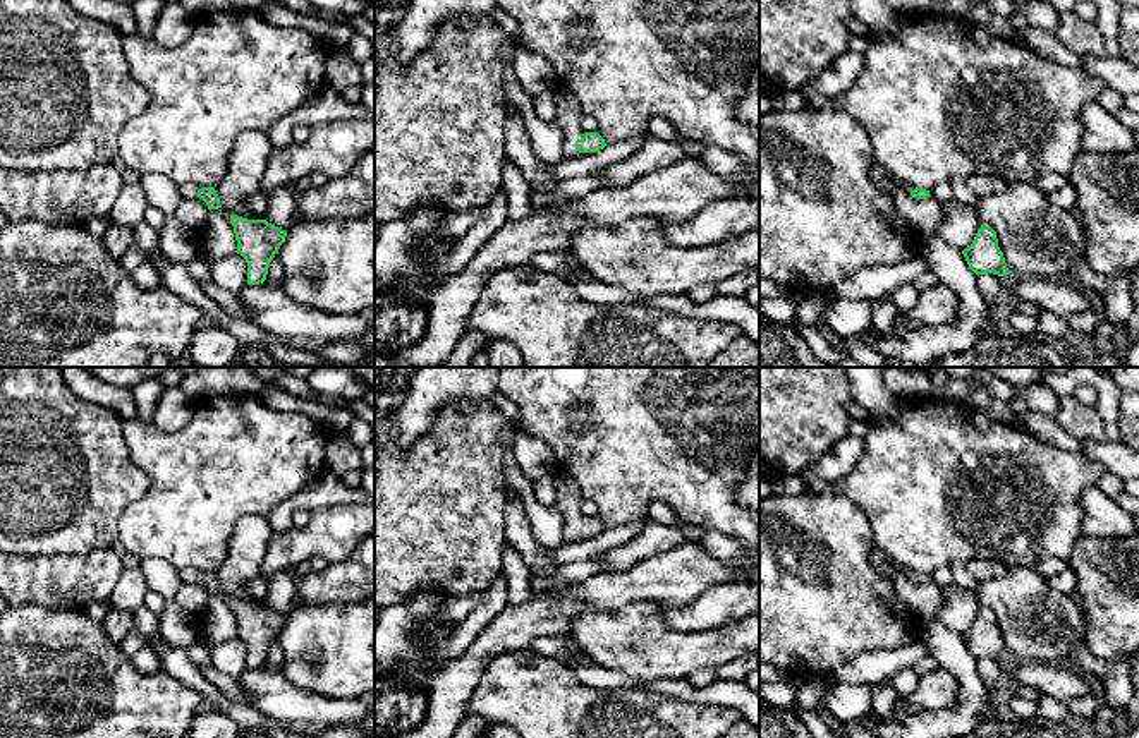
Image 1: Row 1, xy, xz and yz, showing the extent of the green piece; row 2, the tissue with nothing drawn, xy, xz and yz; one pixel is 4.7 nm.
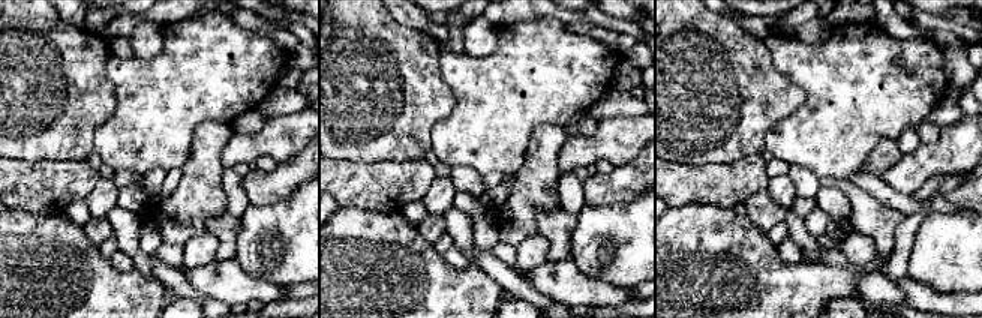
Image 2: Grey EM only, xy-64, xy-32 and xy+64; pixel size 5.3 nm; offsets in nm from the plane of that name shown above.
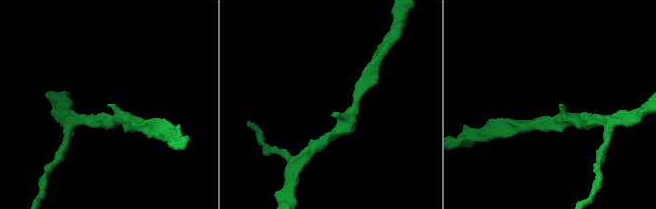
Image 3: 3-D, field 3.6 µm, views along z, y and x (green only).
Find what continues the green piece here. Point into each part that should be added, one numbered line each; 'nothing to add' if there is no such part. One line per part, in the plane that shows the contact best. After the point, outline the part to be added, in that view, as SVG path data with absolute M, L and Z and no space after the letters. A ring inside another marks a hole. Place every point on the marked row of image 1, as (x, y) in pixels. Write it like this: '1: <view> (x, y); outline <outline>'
1: xz (569, 114); outline M555 86L551 94L557 100L557 124L563 129L565 139L570 144L576 144L582 137L582 118L584 112L579 100L565 86Z

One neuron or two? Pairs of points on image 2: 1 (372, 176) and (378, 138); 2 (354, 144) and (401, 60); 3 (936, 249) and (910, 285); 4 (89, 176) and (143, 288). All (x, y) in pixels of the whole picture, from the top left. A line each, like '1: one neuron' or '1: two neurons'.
1: two neurons
2: one neuron
3: two neurons
4: two neurons

